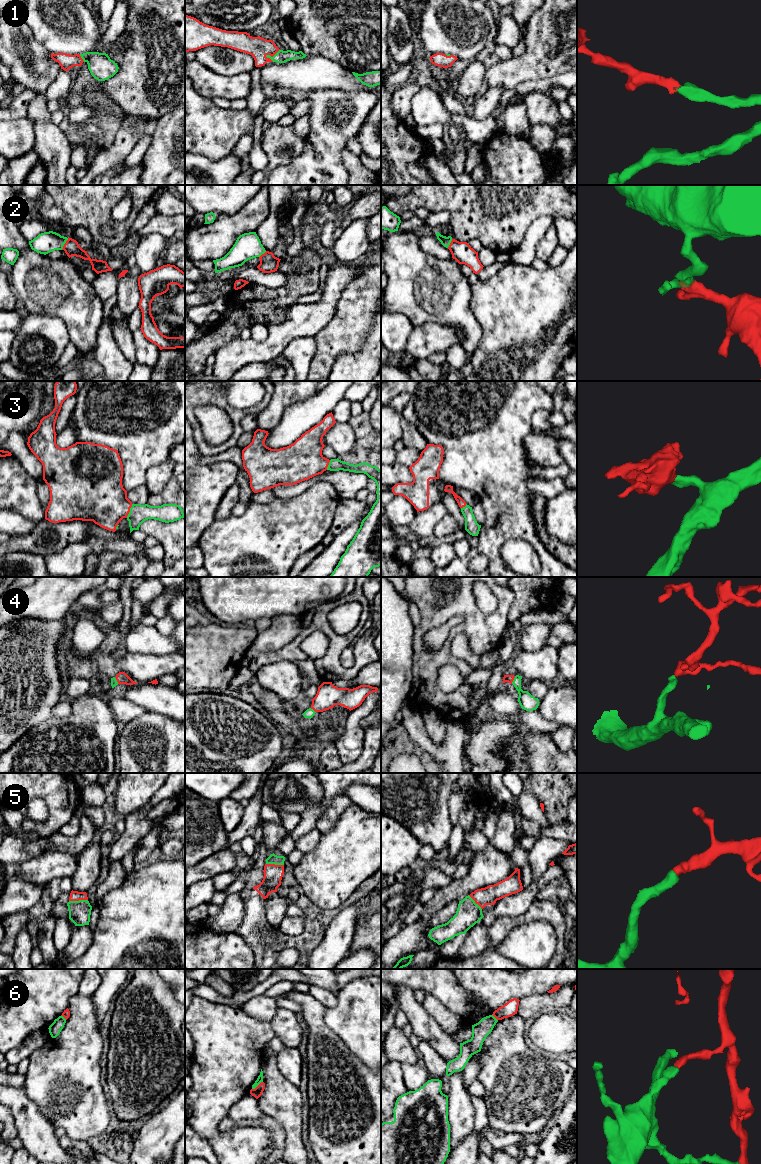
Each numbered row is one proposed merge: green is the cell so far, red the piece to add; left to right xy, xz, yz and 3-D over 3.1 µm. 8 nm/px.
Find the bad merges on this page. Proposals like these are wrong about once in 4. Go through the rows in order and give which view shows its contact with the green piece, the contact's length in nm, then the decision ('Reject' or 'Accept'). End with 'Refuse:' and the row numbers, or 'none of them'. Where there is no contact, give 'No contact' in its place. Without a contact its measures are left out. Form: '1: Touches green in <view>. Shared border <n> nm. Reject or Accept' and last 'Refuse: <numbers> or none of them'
1: Touches green in xz. Shared border 130 nm. Accept
2: Touches green in xy. Shared border 110 nm. Accept
3: Touches green in xy. Shared border 120 nm. Accept
4: Touches green in yz. Shared border 70 nm. Accept
5: Touches green in xy. Shared border 150 nm. Accept
6: Touches green in xz. Shared border 110 nm. Reject
Refuse: 6

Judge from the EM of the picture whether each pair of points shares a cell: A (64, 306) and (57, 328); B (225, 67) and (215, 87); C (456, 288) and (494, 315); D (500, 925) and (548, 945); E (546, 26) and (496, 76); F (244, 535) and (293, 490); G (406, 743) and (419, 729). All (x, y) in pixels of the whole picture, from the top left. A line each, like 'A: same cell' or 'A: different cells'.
A: different cells
B: different cells
C: different cells
D: different cells
E: same cell
F: different cells
G: different cells

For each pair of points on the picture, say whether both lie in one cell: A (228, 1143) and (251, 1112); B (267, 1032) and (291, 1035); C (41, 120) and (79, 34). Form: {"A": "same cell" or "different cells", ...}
{"A": "different cells", "B": "different cells", "C": "different cells"}

